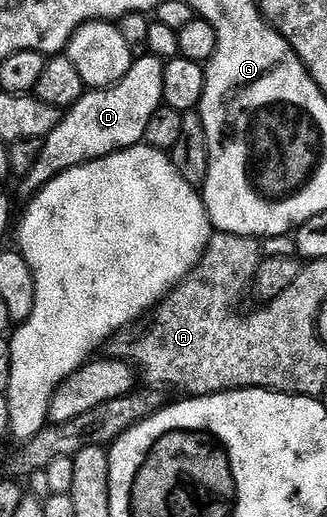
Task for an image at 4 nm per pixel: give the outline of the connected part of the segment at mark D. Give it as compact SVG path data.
M148 53L142 55L142 59L141 56L134 58L133 68L116 85L86 90L83 98L62 114L59 125L55 125L55 129L51 129L51 133L45 136L40 144L37 161L27 176L28 182L37 183L36 185L47 184L67 169L102 159L108 155L115 155L118 151L127 150L128 147L138 146L144 140L147 125L151 125L151 117L155 117L155 113L165 102L163 79L166 60Z

